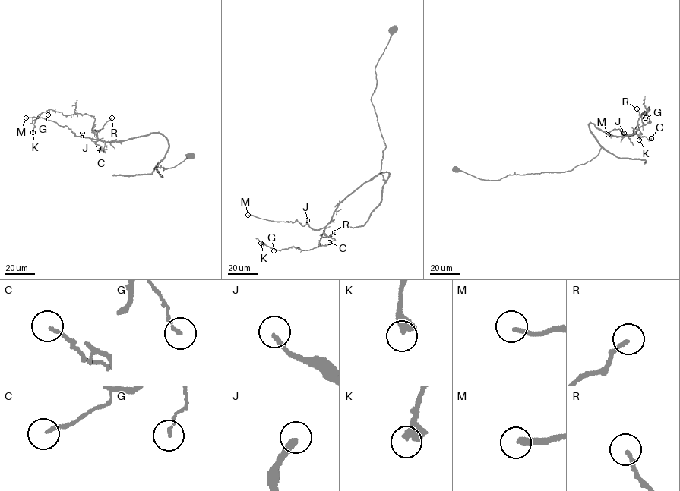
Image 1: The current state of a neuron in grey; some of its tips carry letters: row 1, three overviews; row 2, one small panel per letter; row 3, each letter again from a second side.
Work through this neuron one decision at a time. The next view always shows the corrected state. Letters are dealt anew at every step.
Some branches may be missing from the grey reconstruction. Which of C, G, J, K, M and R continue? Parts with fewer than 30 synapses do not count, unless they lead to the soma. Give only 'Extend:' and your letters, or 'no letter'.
Extend: J, M

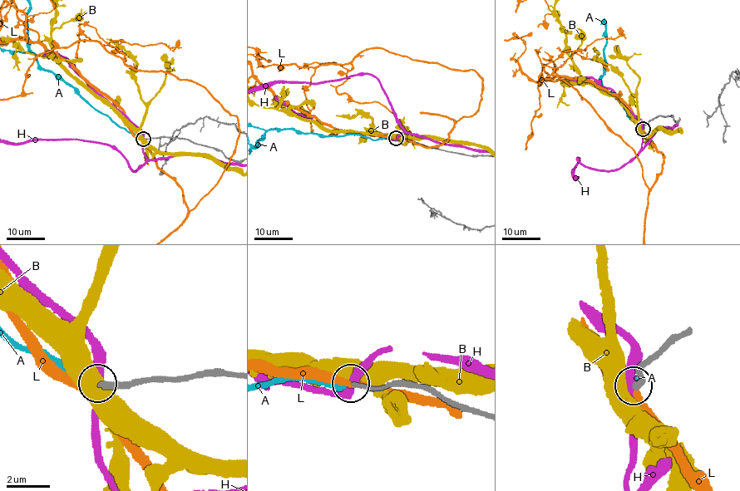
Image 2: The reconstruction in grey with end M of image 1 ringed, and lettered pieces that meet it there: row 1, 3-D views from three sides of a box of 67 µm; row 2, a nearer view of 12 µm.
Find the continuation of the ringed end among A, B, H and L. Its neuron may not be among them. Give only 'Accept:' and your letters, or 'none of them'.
Accept: A

